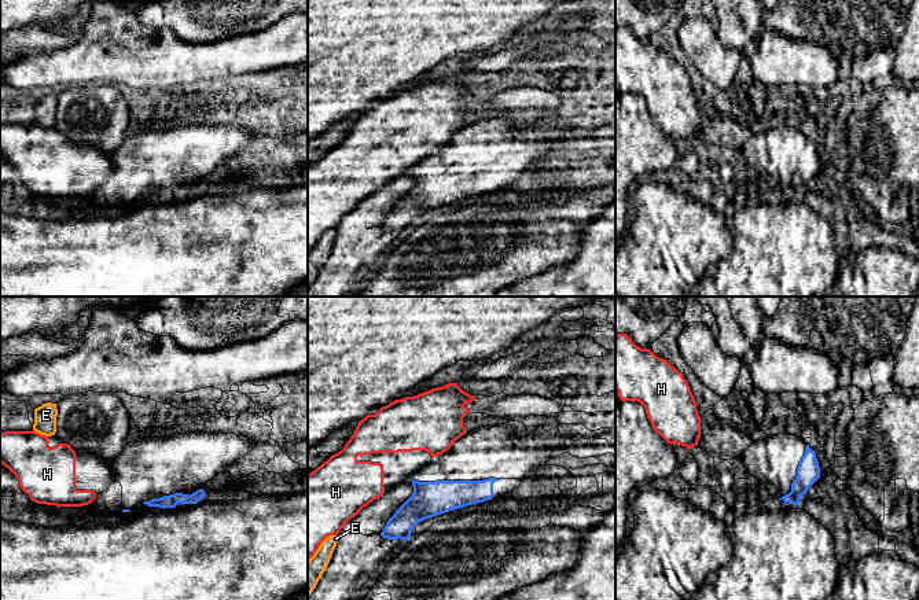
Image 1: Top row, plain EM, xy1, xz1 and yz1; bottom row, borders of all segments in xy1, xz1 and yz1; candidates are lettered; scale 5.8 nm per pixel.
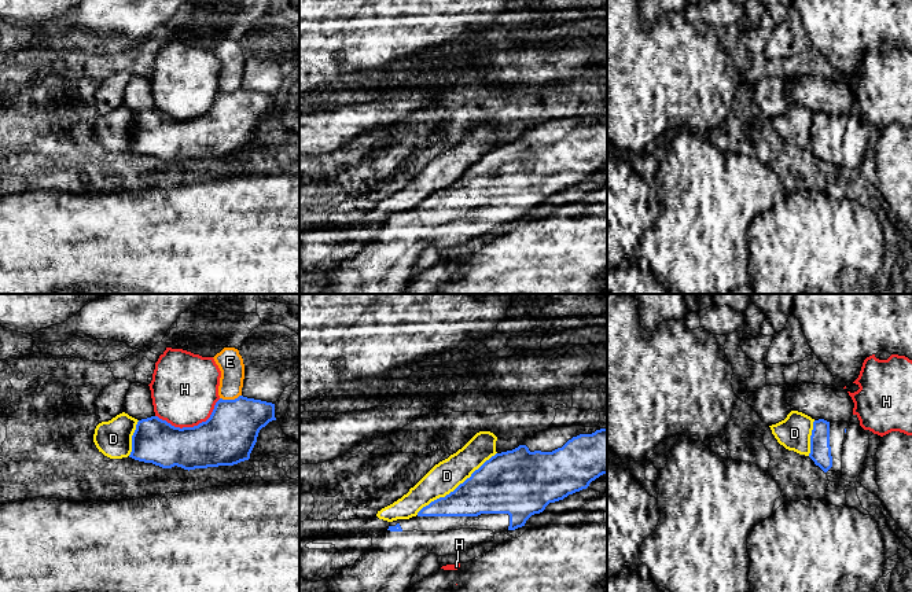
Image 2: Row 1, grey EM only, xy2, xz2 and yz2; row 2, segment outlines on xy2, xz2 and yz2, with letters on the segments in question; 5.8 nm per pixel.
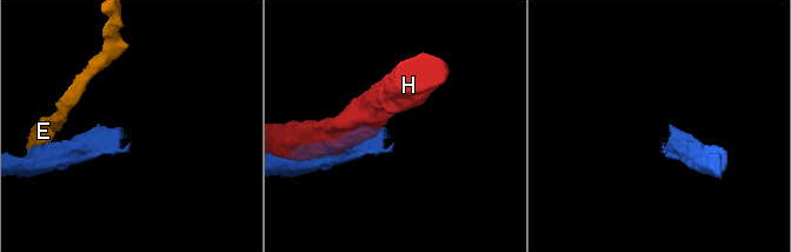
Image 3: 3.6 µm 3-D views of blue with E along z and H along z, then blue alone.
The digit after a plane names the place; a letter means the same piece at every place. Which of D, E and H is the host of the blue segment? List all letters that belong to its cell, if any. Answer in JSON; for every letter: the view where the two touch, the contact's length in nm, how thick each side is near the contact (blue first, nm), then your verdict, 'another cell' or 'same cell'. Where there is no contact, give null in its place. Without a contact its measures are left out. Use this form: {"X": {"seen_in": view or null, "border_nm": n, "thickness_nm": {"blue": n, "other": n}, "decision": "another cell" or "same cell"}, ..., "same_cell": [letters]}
{"D": {"seen_in": "xz2", "border_nm": 600, "thickness_nm": {"blue": 320, "other": 180}, "decision": "another cell"}, "E": {"seen_in": "xy2", "border_nm": 130, "thickness_nm": {"blue": 320, "other": 150}, "decision": "another cell"}, "H": {"seen_in": "xy2", "border_nm": 400, "thickness_nm": {"blue": 320, "other": 400}, "decision": "another cell"}, "same_cell": []}

